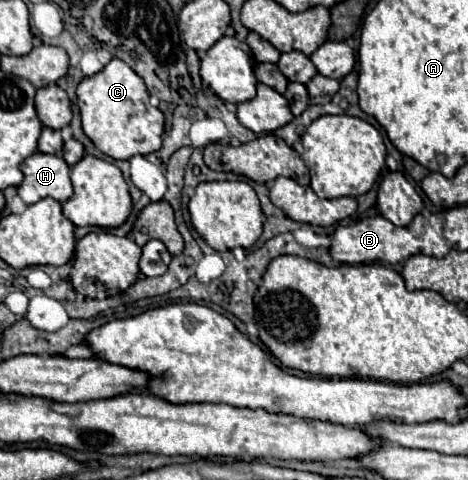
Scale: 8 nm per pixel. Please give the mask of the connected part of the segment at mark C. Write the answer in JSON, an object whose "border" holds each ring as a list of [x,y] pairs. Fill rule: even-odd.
{"border":[[[113,57],[99,73],[85,77],[77,87],[77,99],[83,131],[101,153],[113,159],[131,159],[133,155],[149,155],[161,147],[163,113],[149,105],[143,79],[121,59]]]}

